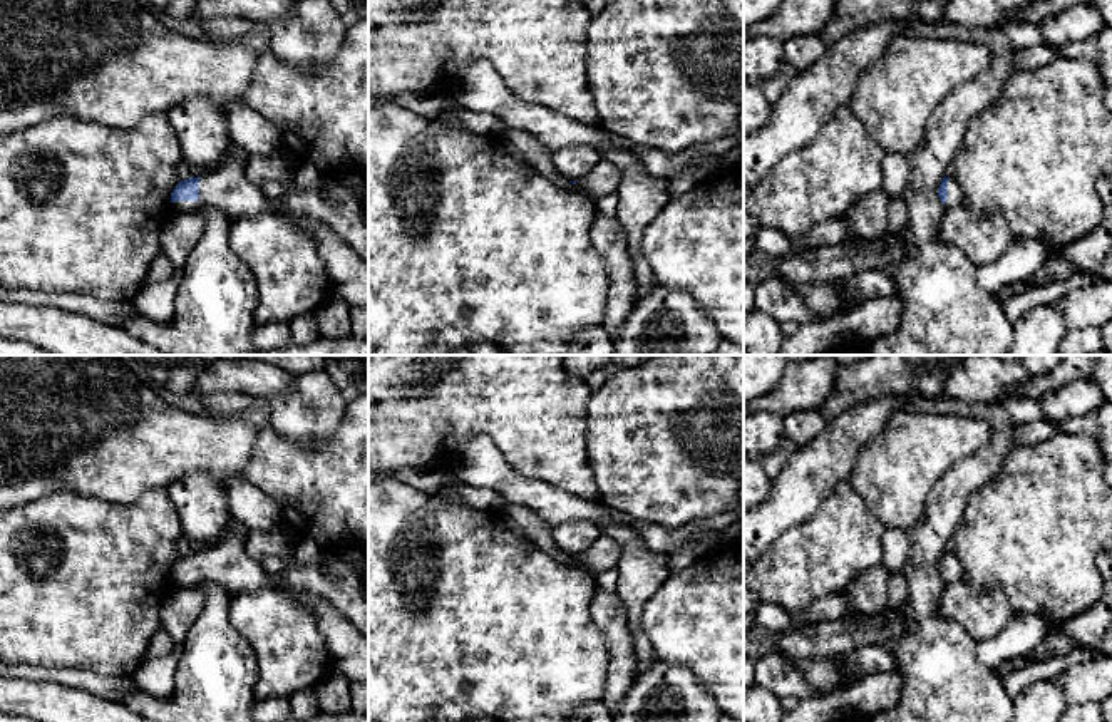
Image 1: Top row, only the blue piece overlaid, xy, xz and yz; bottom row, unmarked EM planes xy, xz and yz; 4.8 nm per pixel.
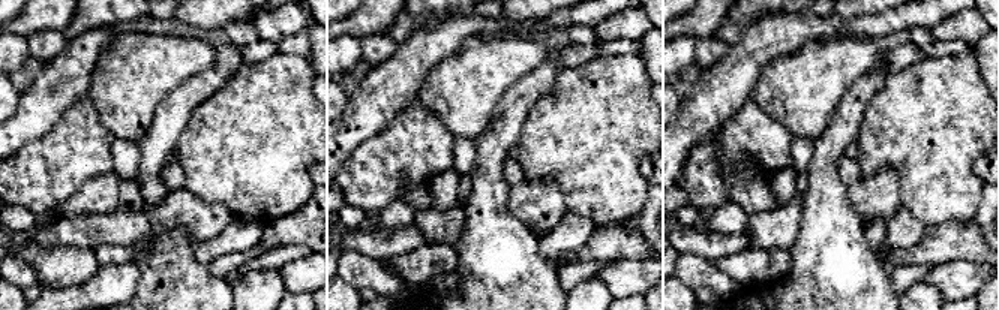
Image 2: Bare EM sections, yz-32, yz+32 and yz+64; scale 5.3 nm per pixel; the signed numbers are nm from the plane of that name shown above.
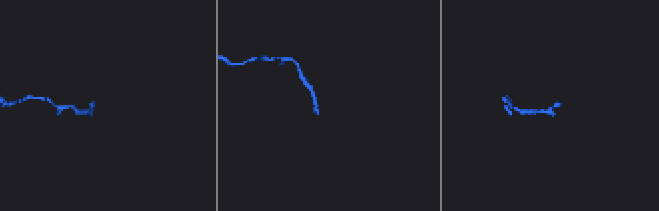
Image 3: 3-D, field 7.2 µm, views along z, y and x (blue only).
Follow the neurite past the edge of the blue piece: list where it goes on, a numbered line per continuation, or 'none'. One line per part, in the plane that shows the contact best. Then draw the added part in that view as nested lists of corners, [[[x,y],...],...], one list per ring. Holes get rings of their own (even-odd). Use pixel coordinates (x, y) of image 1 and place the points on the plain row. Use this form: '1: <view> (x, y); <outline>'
1: xy (225, 563); [[[229,516],[228,533],[199,554],[198,576],[176,576],[174,588],[188,588],[209,580],[231,595],[263,588],[298,588],[317,593],[338,608],[368,638],[368,596],[362,580],[338,558],[318,554],[310,563],[285,561],[280,575],[270,575],[261,563],[245,553],[245,524]]]

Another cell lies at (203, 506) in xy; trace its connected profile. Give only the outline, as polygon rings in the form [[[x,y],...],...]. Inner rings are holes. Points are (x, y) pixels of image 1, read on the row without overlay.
[[[189,472],[166,491],[188,541],[208,544],[231,516],[226,489],[204,472]]]

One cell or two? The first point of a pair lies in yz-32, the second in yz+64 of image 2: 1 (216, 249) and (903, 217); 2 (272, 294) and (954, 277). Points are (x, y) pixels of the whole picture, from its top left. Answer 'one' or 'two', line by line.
1: one
2: two

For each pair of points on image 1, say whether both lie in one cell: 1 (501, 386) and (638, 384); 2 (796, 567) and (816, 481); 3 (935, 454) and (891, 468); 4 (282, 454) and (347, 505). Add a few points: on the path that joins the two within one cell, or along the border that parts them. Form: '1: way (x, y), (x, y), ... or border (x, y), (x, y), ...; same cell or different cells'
1: border (593, 392), (588, 402), (586, 431); different cells
2: border (834, 489), (813, 516), (791, 526), (776, 541); different cells
3: way (925, 454), (911, 454), (901, 464); same cell
4: way (298, 471), (307, 479), (315, 479), (330, 493); same cell

